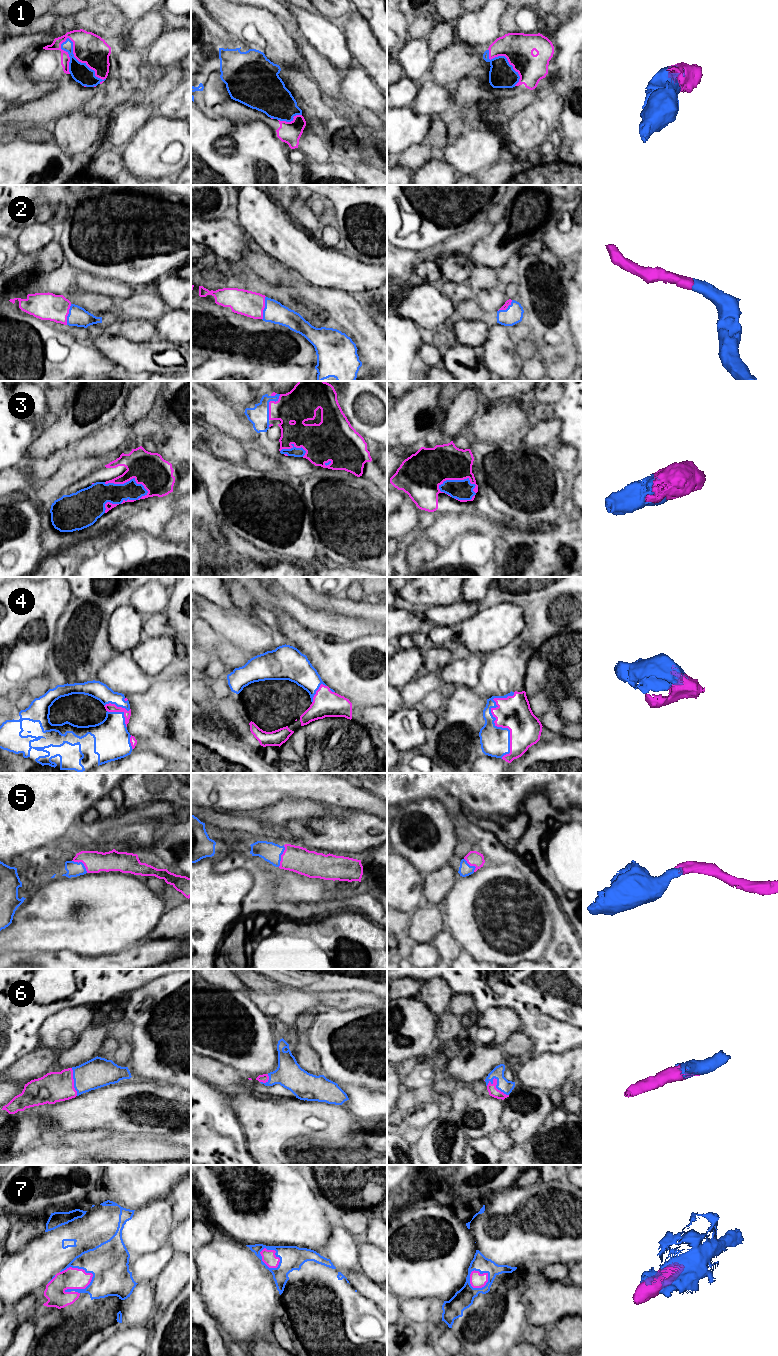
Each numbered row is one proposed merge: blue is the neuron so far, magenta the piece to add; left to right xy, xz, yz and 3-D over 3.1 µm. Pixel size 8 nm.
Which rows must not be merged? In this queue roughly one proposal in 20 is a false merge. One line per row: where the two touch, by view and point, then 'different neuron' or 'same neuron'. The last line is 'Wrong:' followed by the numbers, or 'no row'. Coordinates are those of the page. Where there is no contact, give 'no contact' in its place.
1: meets blue in xy at (77, 60); same neuron
2: meets blue in xz at (264, 308); same neuron
3: meets blue in yz at (458, 480); same neuron
4: meets blue in yz at (493, 722); same neuron
5: meets blue in xz at (280, 856); same neuron
6: meets blue in yz at (496, 1085); same neuron
7: meets blue in xy at (77, 1267); same neuron
Wrong: no row

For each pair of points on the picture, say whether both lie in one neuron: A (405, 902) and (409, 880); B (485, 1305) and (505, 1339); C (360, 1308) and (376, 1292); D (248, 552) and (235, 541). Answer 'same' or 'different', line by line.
A: same
B: same
C: different
D: same

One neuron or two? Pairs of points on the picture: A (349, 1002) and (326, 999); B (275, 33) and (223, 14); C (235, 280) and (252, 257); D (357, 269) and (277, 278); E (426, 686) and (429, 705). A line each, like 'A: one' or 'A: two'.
A: one
B: one
C: two
D: two
E: two

